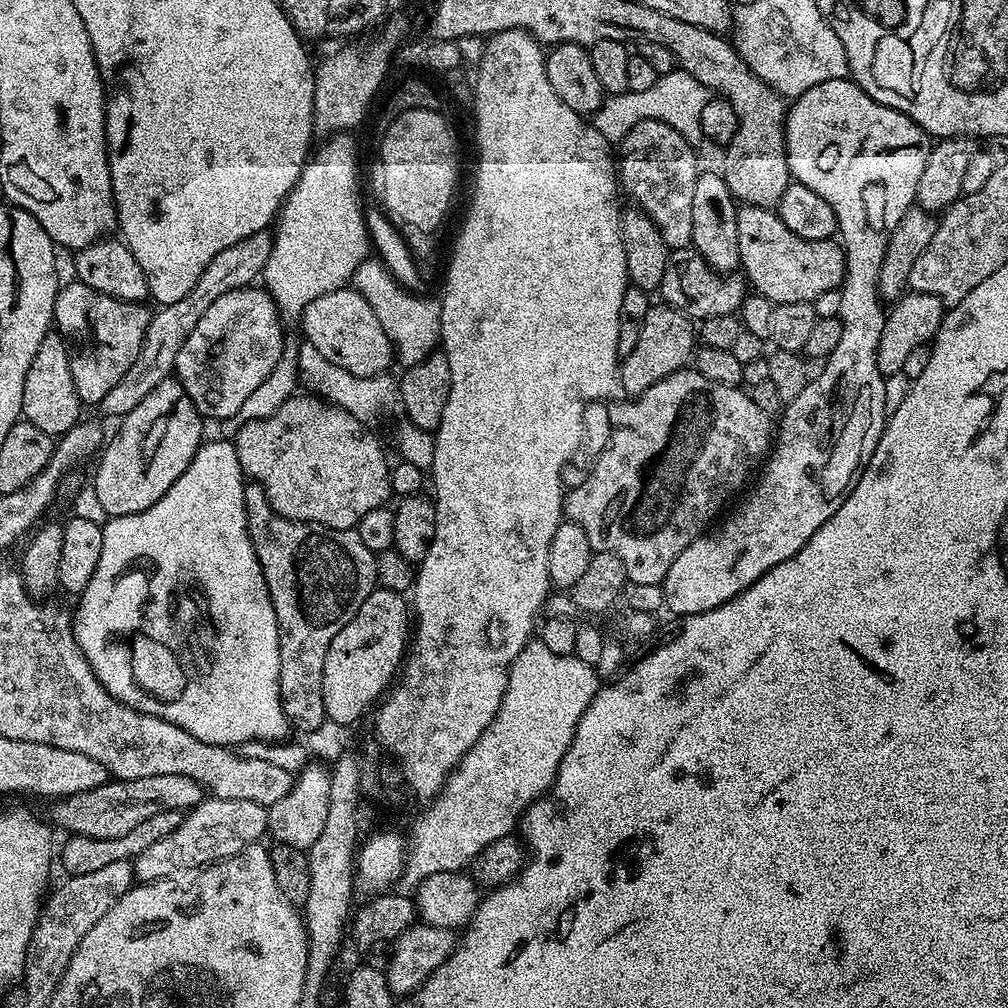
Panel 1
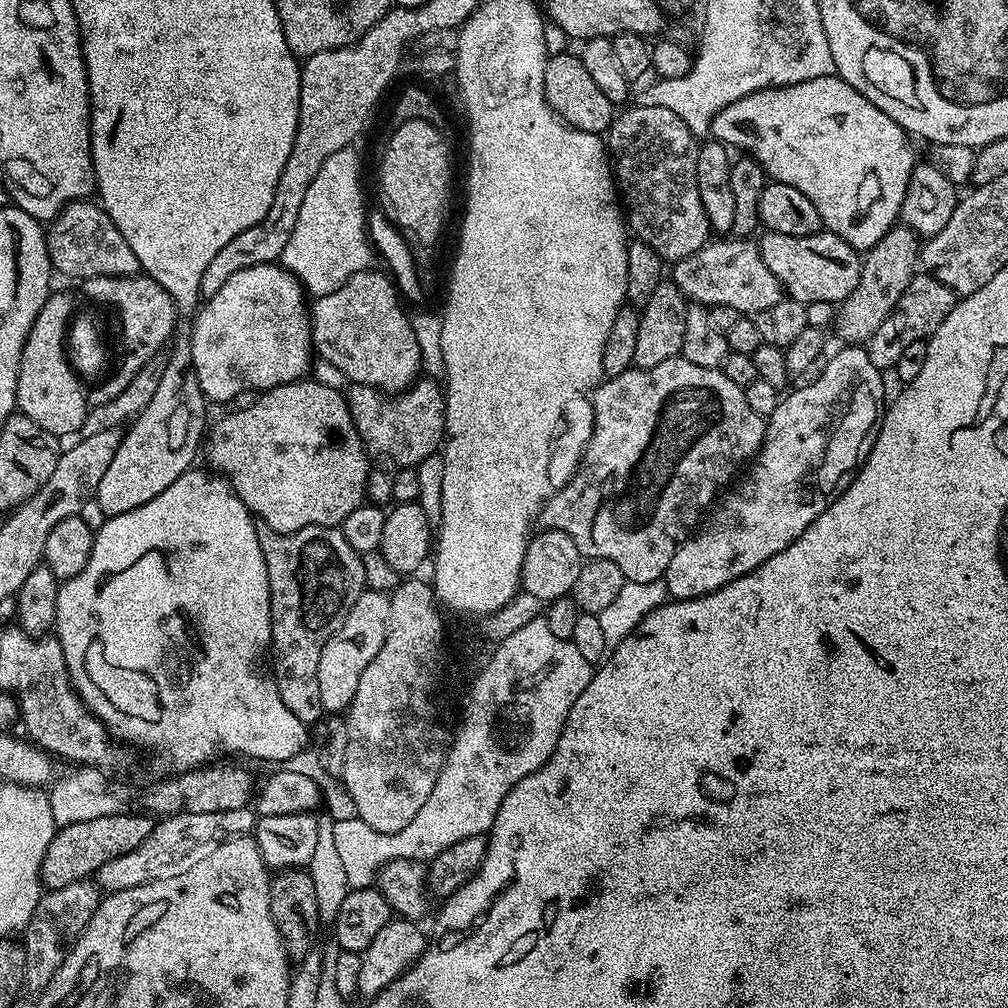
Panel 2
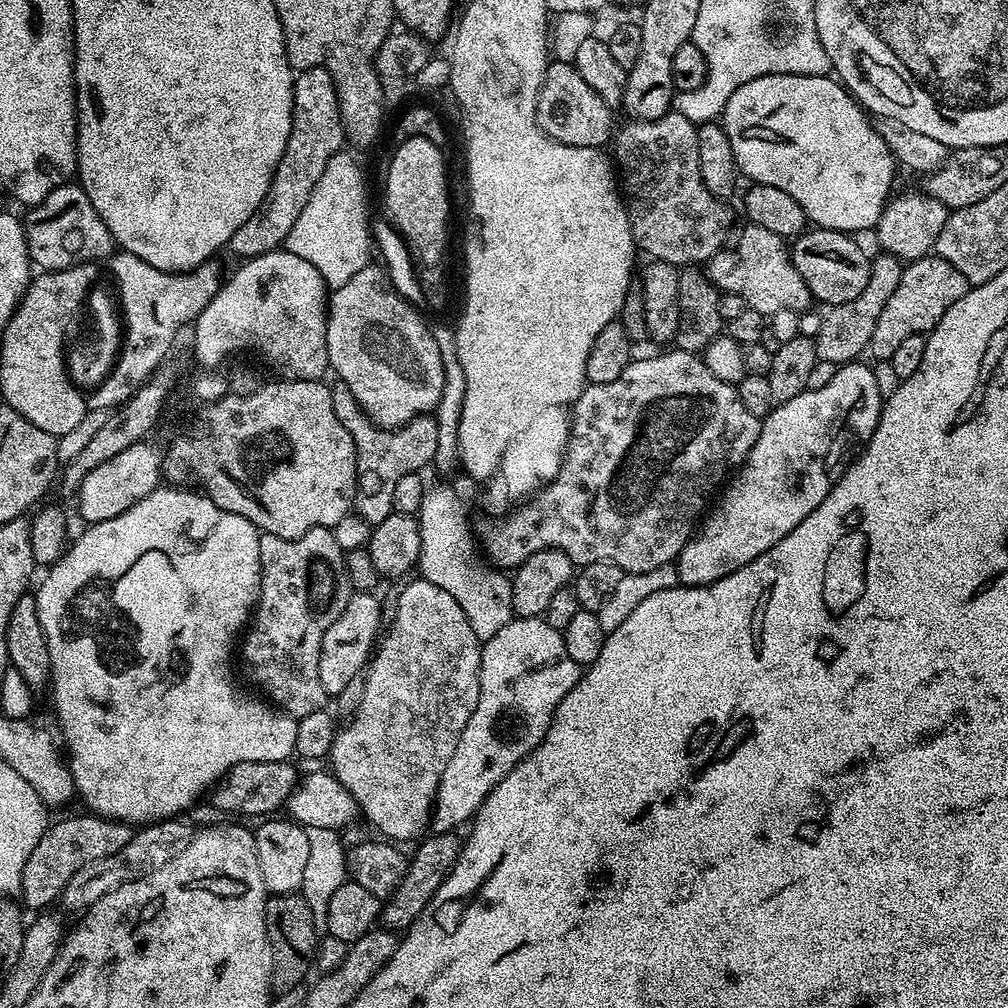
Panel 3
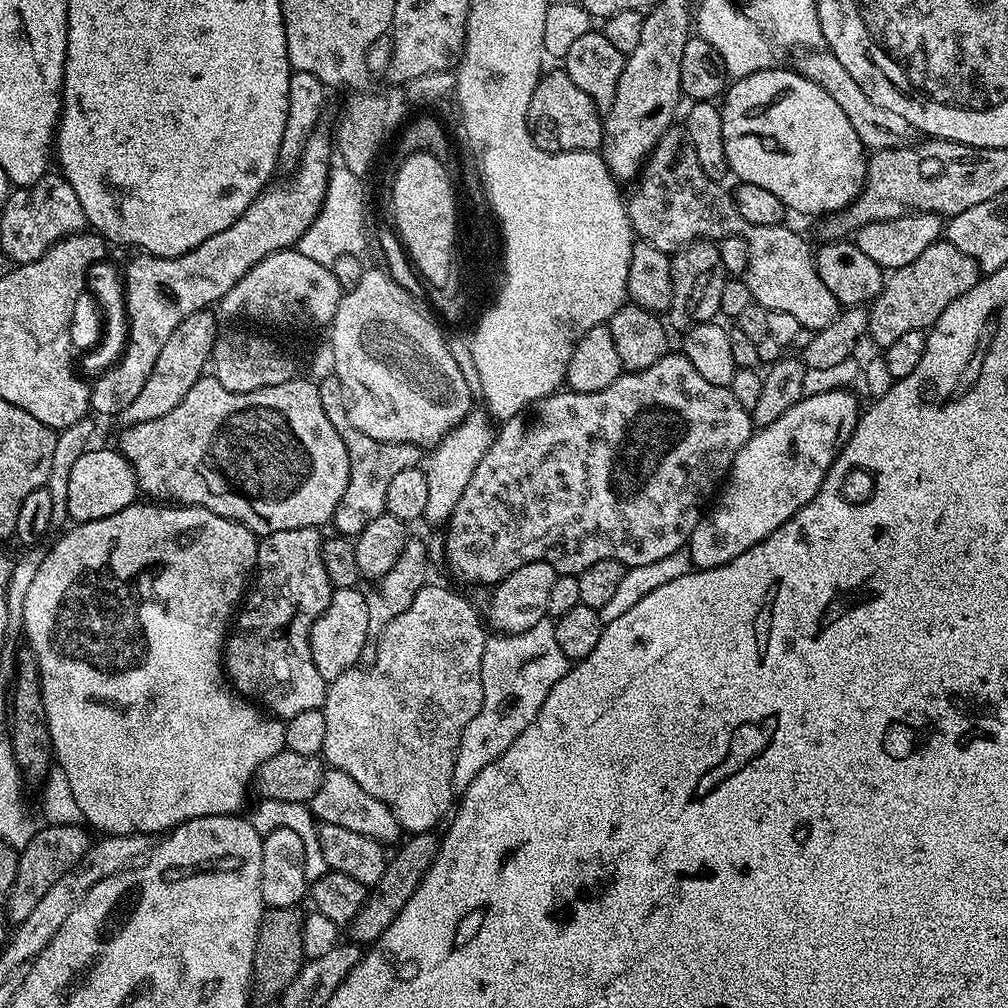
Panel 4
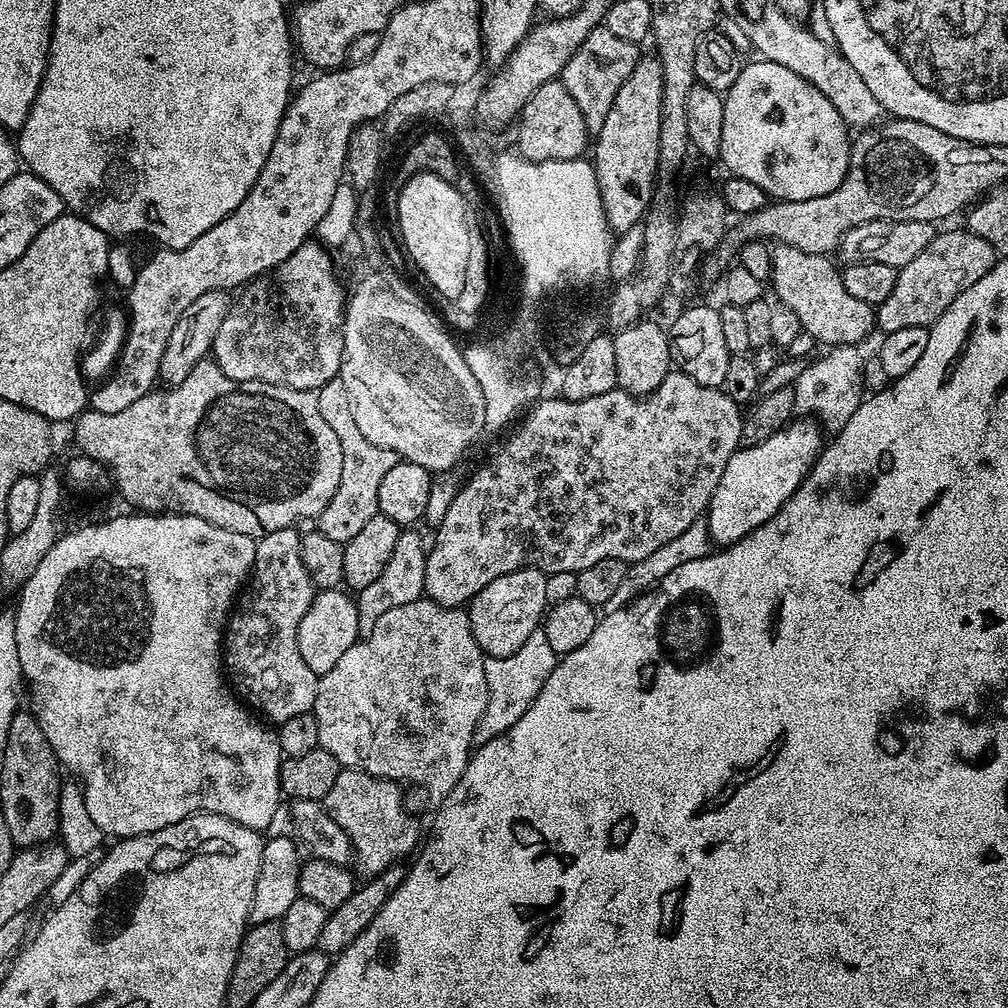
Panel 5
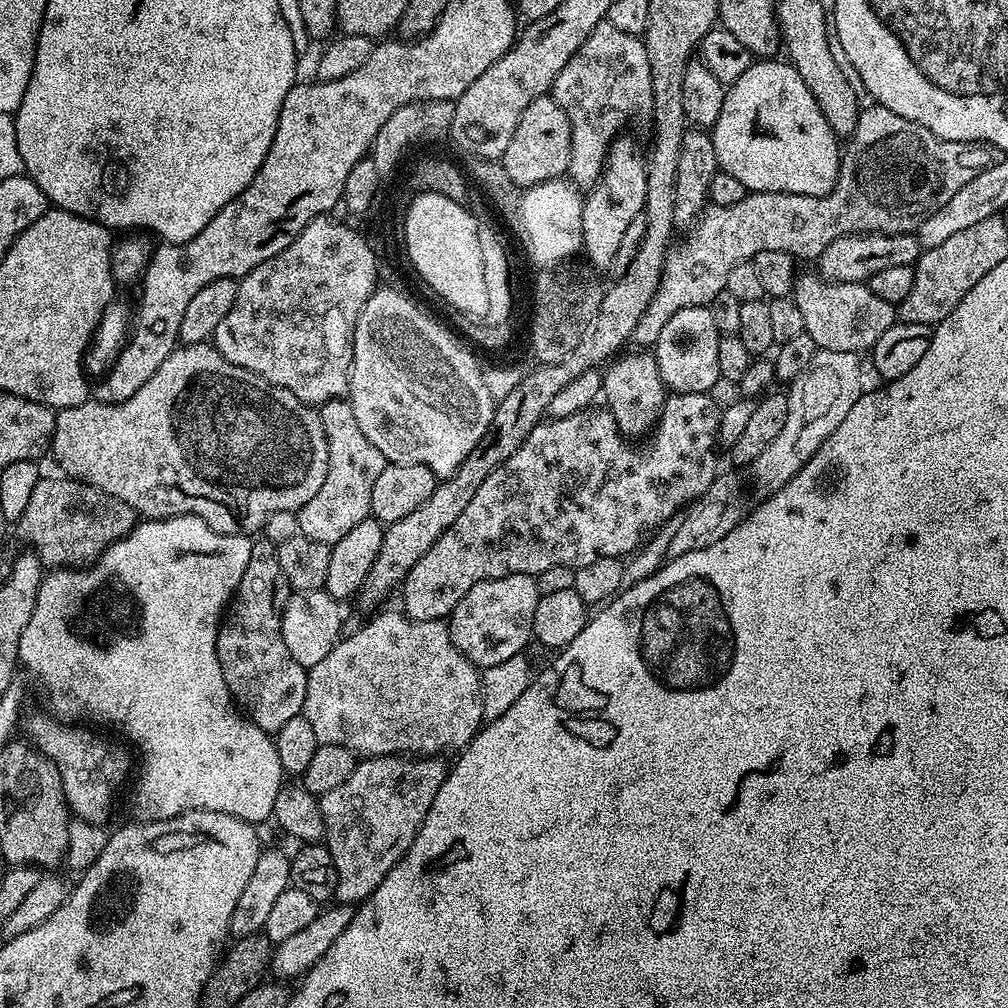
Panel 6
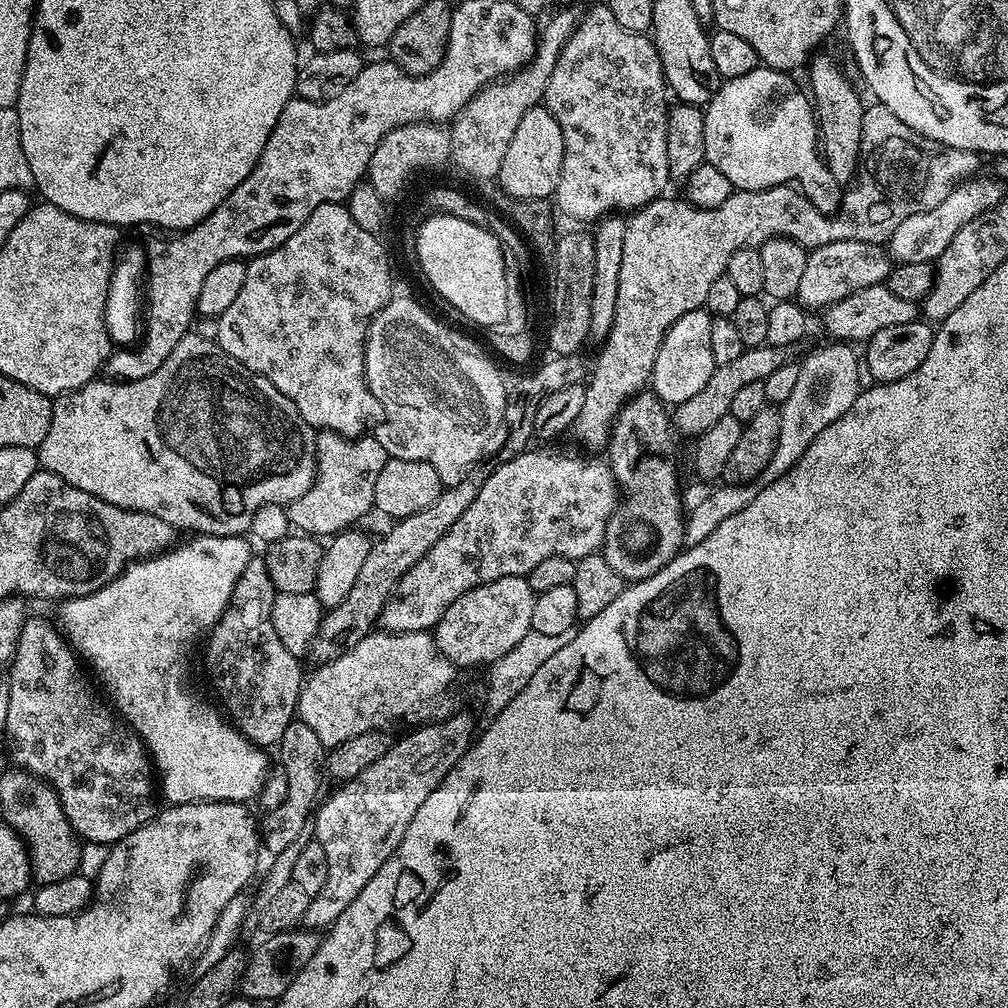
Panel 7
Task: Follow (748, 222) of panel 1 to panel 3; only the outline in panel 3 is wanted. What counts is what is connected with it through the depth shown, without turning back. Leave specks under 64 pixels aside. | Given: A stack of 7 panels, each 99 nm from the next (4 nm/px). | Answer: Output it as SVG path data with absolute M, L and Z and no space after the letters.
M813 227L791 241L790 255L794 268L802 274L802 282L806 282L813 301L820 303L821 300L824 306L854 302L854 298L866 290L872 260L852 240L855 239L843 232Z

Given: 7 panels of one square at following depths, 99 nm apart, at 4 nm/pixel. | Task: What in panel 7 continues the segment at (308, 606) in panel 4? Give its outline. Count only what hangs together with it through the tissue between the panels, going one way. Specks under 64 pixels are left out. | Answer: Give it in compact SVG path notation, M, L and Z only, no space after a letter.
M254 558L242 570L228 609L208 633L202 648L204 668L220 695L219 703L227 719L251 744L265 750L271 749L271 744L272 747L279 745L282 730L297 715L302 687L301 661L274 634L272 611L276 594L263 559Z

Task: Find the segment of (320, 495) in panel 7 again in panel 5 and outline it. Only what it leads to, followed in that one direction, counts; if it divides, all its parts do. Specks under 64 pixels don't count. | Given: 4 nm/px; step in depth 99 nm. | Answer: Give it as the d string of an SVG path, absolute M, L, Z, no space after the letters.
M339 378L326 382L316 392L318 410L322 418L338 434L338 442L342 442L342 476L338 478L338 488L334 490L334 496L320 512L318 517L318 530L326 534L326 538L334 538L334 542L348 544L354 534L362 531L362 526L370 522L370 518L378 515L378 486L391 468L398 462L394 450L386 450L374 446L370 438L358 430L358 422L354 422L354 414L350 410L350 402L346 394L346 386Z

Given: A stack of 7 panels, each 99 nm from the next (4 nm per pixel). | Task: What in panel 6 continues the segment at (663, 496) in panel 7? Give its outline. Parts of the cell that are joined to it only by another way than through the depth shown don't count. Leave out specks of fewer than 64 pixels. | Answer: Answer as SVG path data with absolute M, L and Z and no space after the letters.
M646 350L634 351L638 352L619 355L603 371L602 400L608 411L614 414L614 422L624 437L644 438L655 429L668 391L658 373L655 355Z

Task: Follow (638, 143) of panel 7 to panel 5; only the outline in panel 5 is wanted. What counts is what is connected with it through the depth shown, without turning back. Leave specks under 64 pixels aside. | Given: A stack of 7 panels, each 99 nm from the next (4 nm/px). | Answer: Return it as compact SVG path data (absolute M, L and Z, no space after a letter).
M601 26L588 35L586 42L578 46L574 58L566 62L558 79L564 83L566 90L570 90L570 98L574 98L578 110L582 112L582 118L586 118L589 133L595 134L602 130L602 122L606 122L606 114L610 114L614 94L618 94L622 82L630 78L641 55L641 49L637 45L625 42L623 38L618 38L611 30Z

